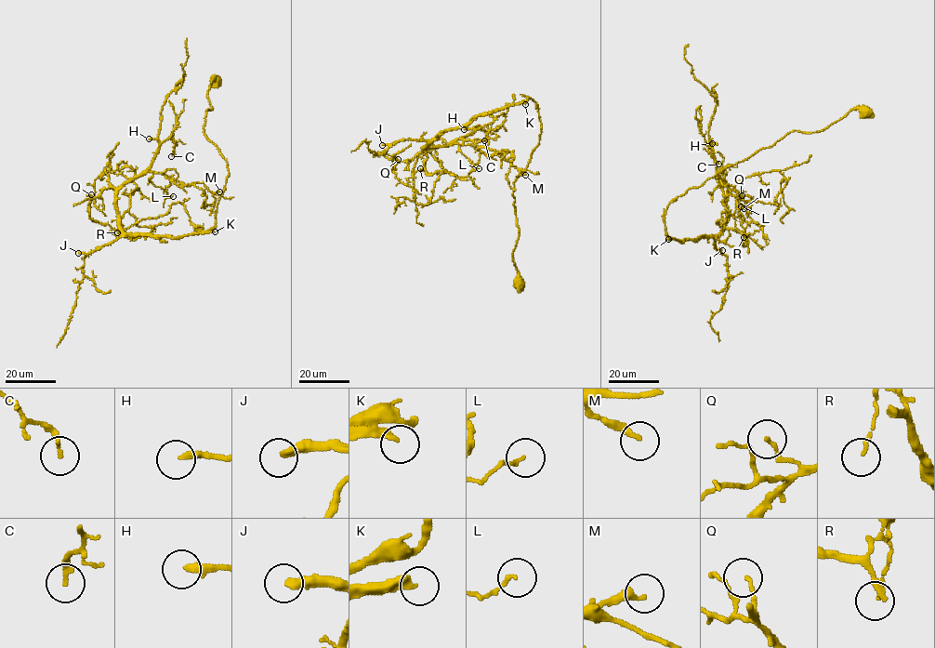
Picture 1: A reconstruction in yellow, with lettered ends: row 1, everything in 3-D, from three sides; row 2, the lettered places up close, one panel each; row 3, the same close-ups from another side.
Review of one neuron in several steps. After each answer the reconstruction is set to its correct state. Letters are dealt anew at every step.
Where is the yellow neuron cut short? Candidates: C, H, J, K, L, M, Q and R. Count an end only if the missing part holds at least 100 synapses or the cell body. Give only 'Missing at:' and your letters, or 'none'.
Missing at: J, K

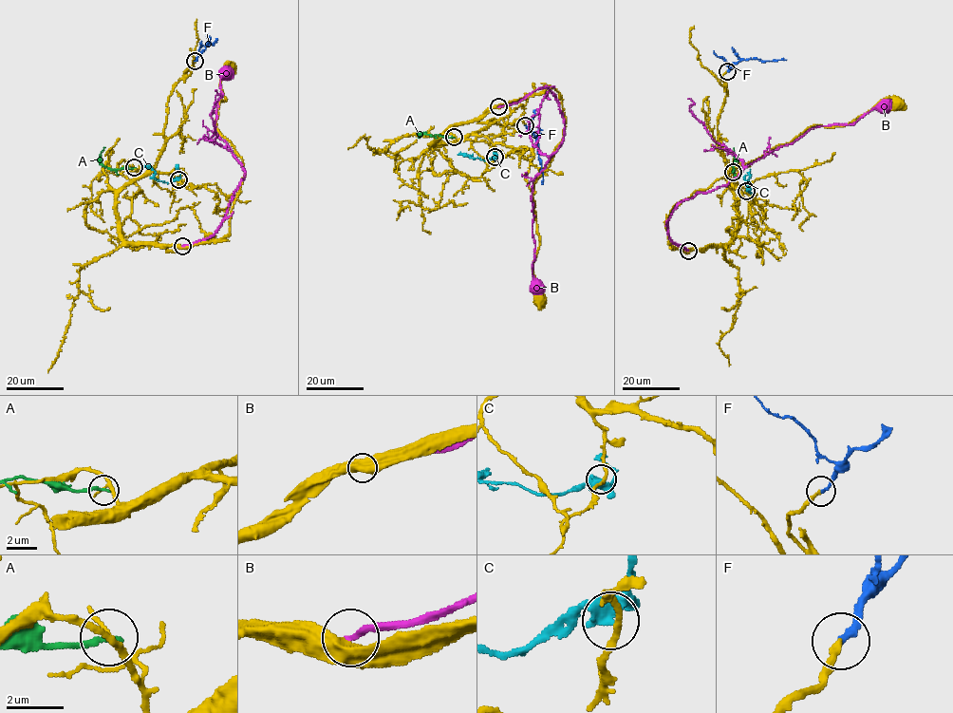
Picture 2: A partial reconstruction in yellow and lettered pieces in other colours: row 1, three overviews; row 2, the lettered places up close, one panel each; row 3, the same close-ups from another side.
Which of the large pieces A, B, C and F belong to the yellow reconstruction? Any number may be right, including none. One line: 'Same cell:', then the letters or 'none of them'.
Same cell: F

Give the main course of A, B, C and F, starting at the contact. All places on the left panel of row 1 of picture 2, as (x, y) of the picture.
A: (134, 168), (104, 167), (101, 153), (104, 147)
B: (182, 246), (210, 237), (216, 229), (244, 177), (238, 161), (214, 130), (220, 78), (229, 70)
C: (178, 179), (168, 183), (158, 180), (155, 172), (140, 162)
F: (196, 61), (207, 45), (210, 42), (213, 45), (215, 40)

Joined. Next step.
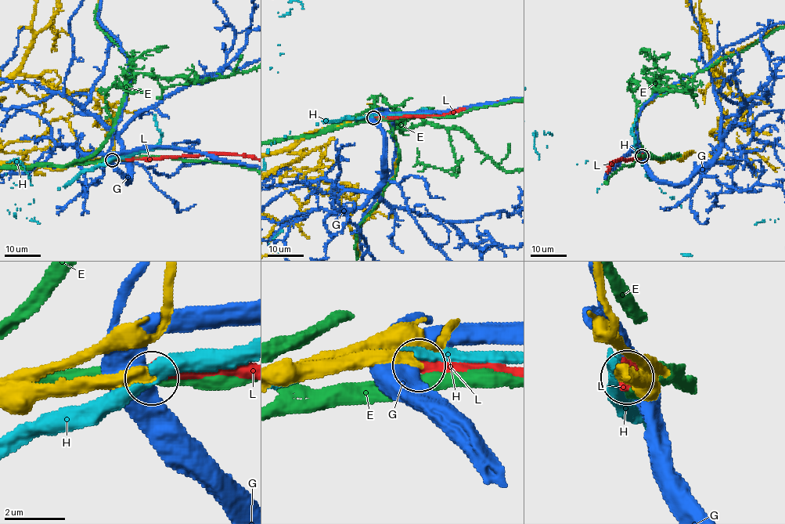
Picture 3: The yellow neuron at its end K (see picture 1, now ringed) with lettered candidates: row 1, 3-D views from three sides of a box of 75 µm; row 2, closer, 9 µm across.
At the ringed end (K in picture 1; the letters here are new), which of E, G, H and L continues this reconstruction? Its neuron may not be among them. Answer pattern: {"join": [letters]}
{"join": ["L"]}

